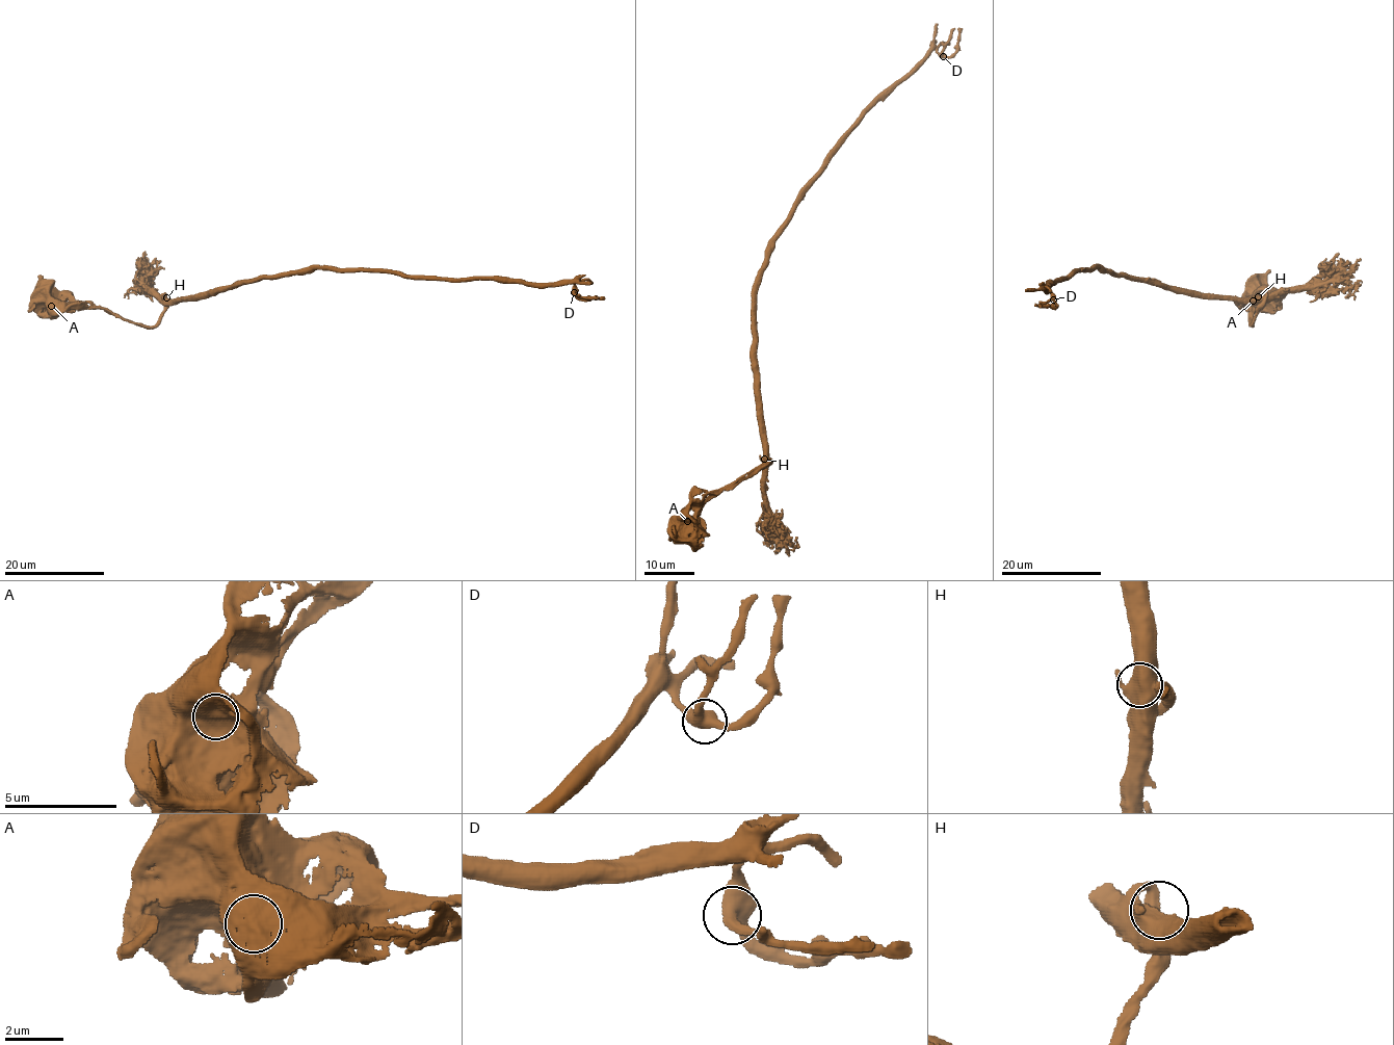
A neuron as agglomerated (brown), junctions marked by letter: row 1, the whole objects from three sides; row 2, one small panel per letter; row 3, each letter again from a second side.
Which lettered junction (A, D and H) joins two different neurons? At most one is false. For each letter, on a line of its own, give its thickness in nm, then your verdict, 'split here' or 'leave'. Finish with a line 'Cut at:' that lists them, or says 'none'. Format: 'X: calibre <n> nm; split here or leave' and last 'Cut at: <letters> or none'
A: calibre 950 nm; leave
D: calibre 440 nm; leave
H: calibre 600 nm; leave
Cut at: none

